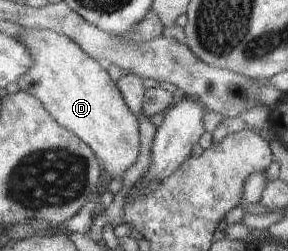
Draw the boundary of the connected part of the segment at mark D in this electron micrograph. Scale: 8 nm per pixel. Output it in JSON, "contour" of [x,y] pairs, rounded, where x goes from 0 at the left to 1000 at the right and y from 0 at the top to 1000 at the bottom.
{"contour":[[[87,116],[59,143],[59,159],[94,191],[115,239],[115,263],[94,279],[90,295],[80,295],[80,311],[59,319],[59,343],[76,367],[122,382],[163,430],[163,446],[191,470],[191,486],[205,486],[219,510],[233,510],[288,558],[340,625],[365,685],[375,685],[392,713],[427,713],[438,681],[472,649],[486,614],[483,478],[462,458],[441,406],[427,398],[427,375],[413,367],[406,335],[385,319],[365,259],[302,223],[260,167],[184,120]]]}

